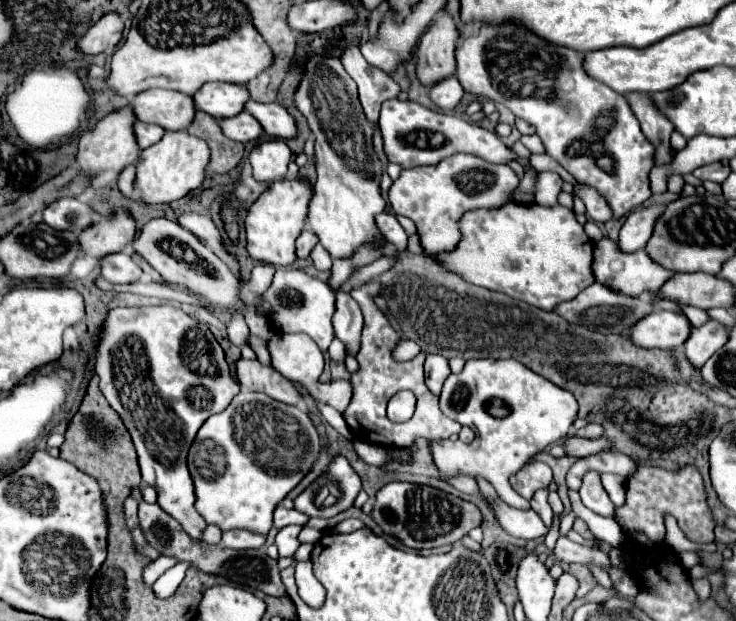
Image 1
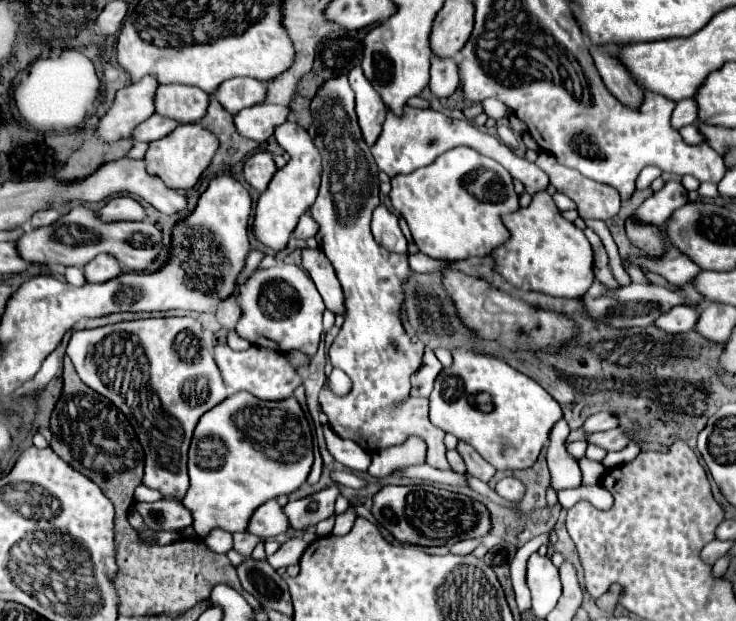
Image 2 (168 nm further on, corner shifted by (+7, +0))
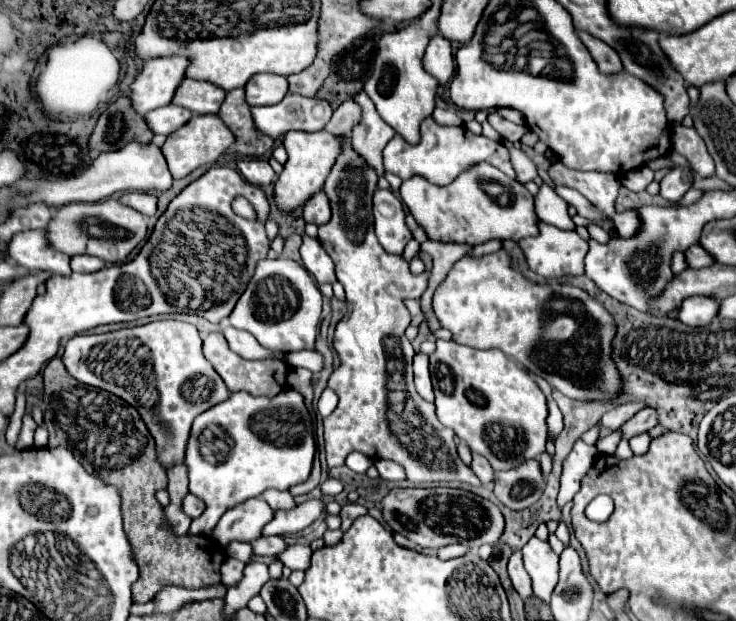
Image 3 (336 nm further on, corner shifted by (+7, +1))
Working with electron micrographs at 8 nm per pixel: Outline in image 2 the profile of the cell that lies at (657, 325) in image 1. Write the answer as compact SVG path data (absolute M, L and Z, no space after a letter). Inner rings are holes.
M677 305L669 313L661 315L655 325L665 329L667 333L687 333L693 331L699 321L699 311L687 305Z

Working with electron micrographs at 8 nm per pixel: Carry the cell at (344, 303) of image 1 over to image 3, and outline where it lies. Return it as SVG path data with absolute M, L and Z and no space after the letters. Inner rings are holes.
M303 236L301 244L301 260L305 270L317 280L317 284L333 284L335 278L335 264L329 254L321 248L319 240Z

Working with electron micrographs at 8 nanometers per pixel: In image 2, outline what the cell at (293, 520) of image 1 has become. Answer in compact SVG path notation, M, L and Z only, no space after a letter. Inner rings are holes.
M269 499L261 507L257 507L247 525L247 533L259 535L259 537L275 537L285 533L287 529L289 529L287 517L275 499Z

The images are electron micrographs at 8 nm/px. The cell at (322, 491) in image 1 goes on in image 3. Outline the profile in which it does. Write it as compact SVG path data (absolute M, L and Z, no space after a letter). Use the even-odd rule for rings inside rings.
M323 498L305 500L303 504L297 504L291 510L275 512L275 518L265 526L263 534L265 536L269 536L269 534L277 534L277 536L297 534L297 532L305 530L307 526L311 526L323 512L325 512L325 500Z

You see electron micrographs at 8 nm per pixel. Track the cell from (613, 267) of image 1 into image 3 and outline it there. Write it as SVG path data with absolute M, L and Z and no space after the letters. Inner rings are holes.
M699 244L685 250L685 260L687 260L689 268L705 268L705 266L713 264L713 258Z

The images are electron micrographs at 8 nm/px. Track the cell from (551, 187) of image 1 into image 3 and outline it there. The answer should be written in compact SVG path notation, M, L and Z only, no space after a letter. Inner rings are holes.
M427 116L421 122L421 140L419 144L409 144L405 140L401 140L401 136L393 136L393 140L389 140L389 144L383 150L383 166L385 172L393 172L395 176L399 176L401 180L407 180L415 174L427 178L433 184L445 186L449 184L453 178L457 178L457 172L477 164L477 162L489 162L495 168L503 170L509 178L517 178L513 164L511 164L511 156L509 150L495 140L489 140L485 136L477 136L471 130L467 130L465 126L443 126L437 124L433 120L433 116Z

